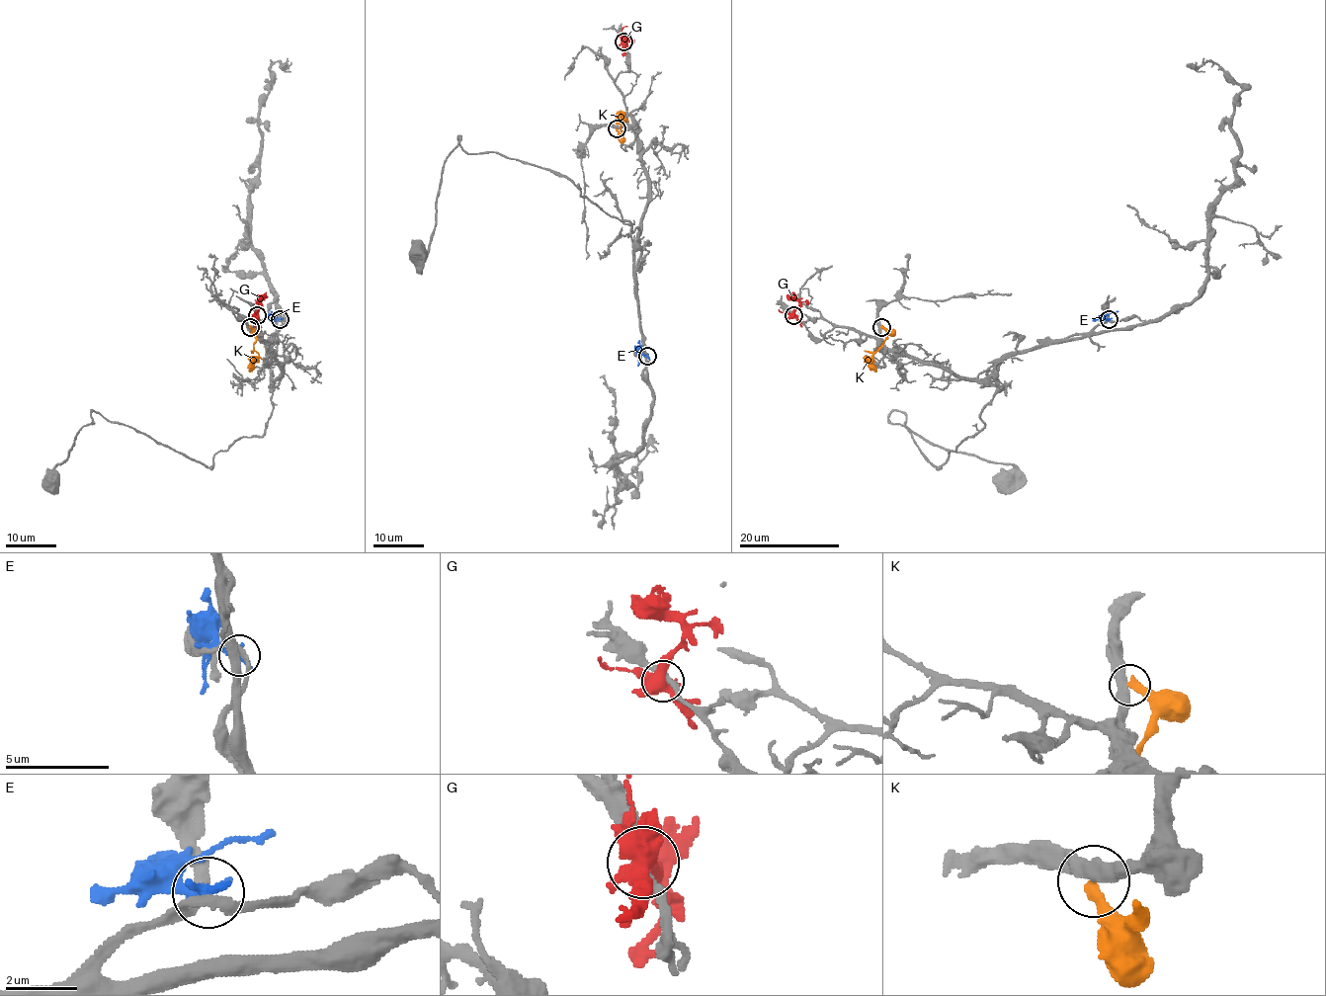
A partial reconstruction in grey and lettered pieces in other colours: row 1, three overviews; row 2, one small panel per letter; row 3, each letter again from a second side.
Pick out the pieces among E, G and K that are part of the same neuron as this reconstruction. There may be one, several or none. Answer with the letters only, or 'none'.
none

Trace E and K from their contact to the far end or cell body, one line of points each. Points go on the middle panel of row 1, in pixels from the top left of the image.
E: (646, 357), (640, 353), (637, 366)
K: (617, 128), (621, 133), (621, 127), (625, 121), (617, 124)

